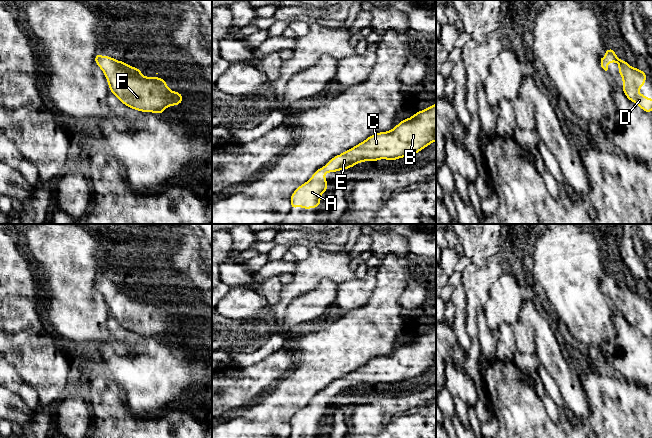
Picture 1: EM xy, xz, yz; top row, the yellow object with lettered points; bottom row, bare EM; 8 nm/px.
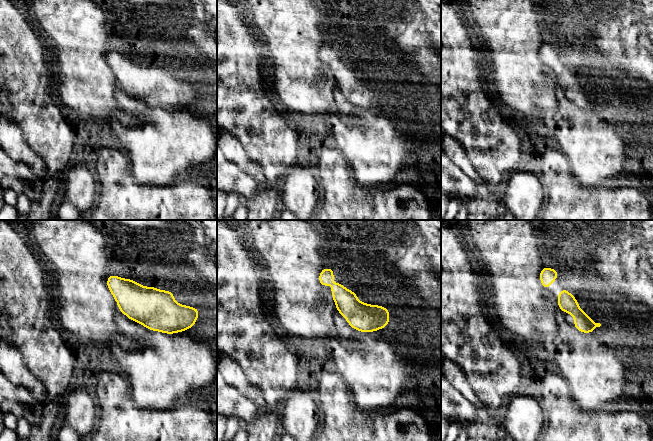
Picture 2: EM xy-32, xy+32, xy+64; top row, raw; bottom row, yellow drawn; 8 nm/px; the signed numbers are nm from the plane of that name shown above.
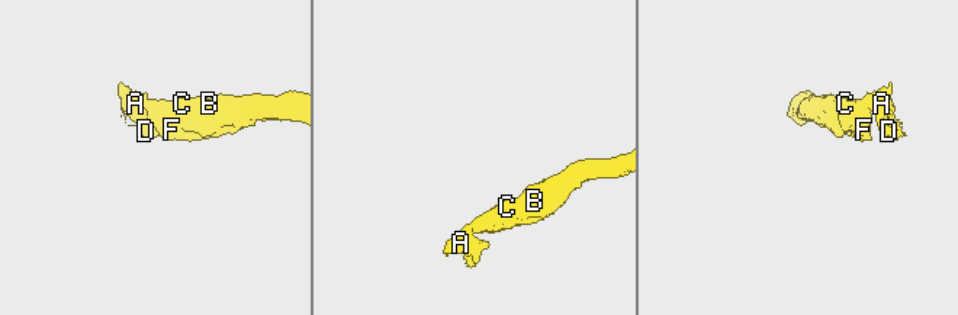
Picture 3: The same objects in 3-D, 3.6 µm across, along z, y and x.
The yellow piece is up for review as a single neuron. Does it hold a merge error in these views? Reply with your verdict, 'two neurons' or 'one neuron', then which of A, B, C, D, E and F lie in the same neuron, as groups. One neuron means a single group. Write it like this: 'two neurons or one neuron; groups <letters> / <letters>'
one neuron; groups A B C D E F

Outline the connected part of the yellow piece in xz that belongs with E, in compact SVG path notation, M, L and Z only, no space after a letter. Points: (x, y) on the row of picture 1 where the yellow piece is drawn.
M436 102L431 107L418 111L412 117L402 120L394 129L386 132L379 132L369 136L366 140L344 151L342 154L334 156L324 167L315 171L309 181L300 185L291 195L291 210L298 208L312 209L321 202L321 194L328 191L328 180L324 178L326 172L337 172L349 169L363 161L375 162L376 160L398 160L400 157L408 158L420 152L428 145L436 141Z

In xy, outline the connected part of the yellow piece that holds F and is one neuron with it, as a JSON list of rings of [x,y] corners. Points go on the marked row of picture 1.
[[[100,52],[95,55],[94,62],[103,71],[110,92],[129,108],[164,114],[167,107],[183,103],[183,95],[171,91],[164,79],[143,76],[140,74],[143,70],[111,56],[103,57]]]

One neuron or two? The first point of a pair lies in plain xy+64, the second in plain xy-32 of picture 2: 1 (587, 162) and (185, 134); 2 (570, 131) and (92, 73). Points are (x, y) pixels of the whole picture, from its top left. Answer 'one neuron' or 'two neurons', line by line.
1: one neuron
2: two neurons

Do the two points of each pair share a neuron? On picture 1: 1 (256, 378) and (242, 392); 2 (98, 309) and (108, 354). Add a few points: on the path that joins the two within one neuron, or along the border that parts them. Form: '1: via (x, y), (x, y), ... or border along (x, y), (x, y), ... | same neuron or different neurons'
1: via (253, 381), (245, 389) | same neuron
2: border along (103, 343), (96, 347) | different neurons

